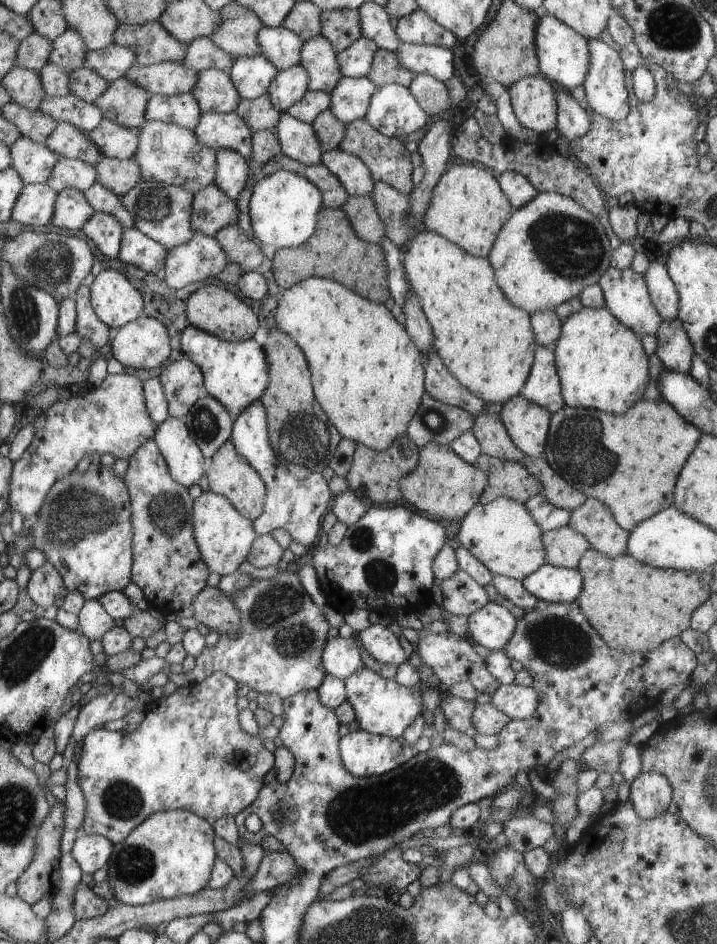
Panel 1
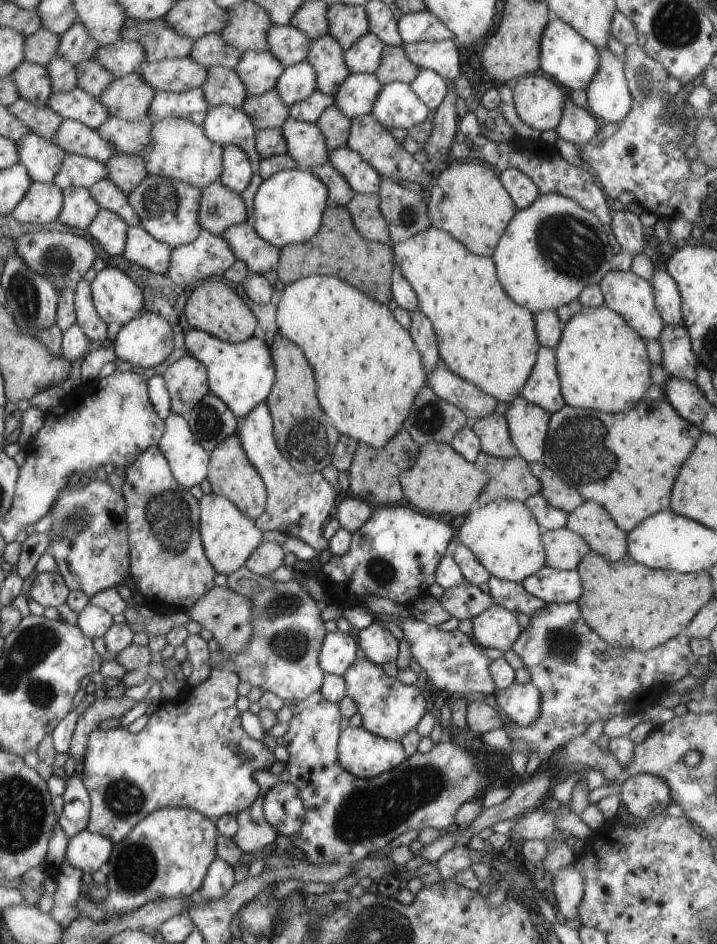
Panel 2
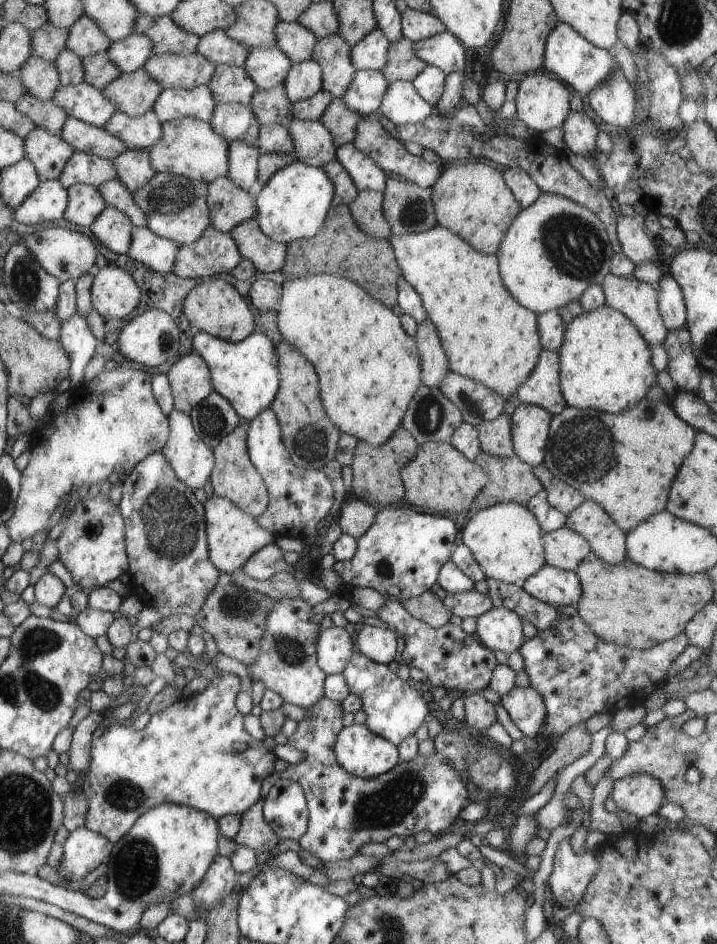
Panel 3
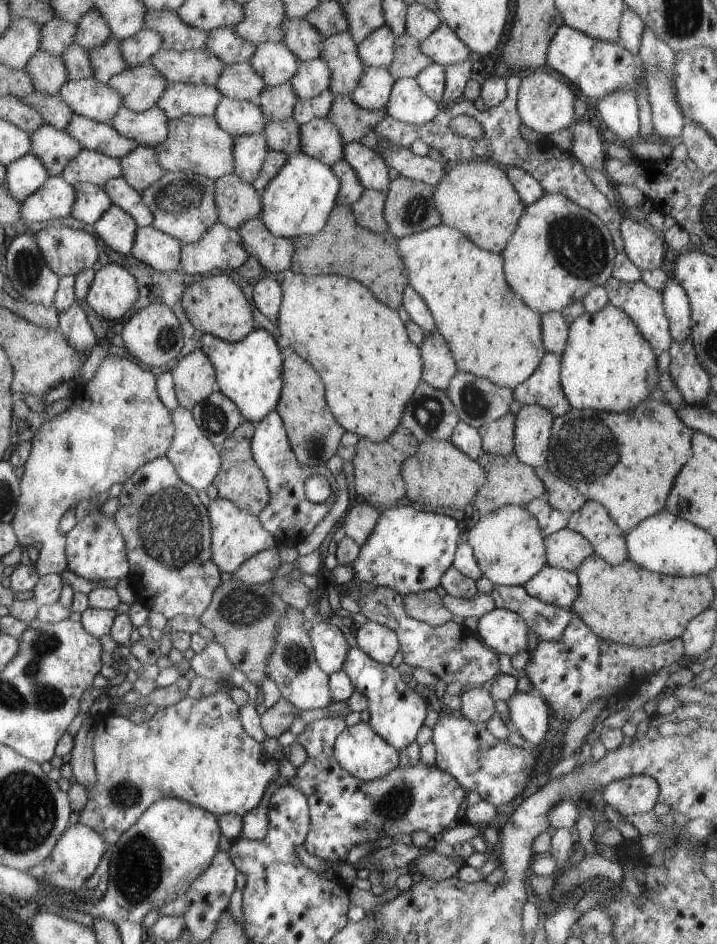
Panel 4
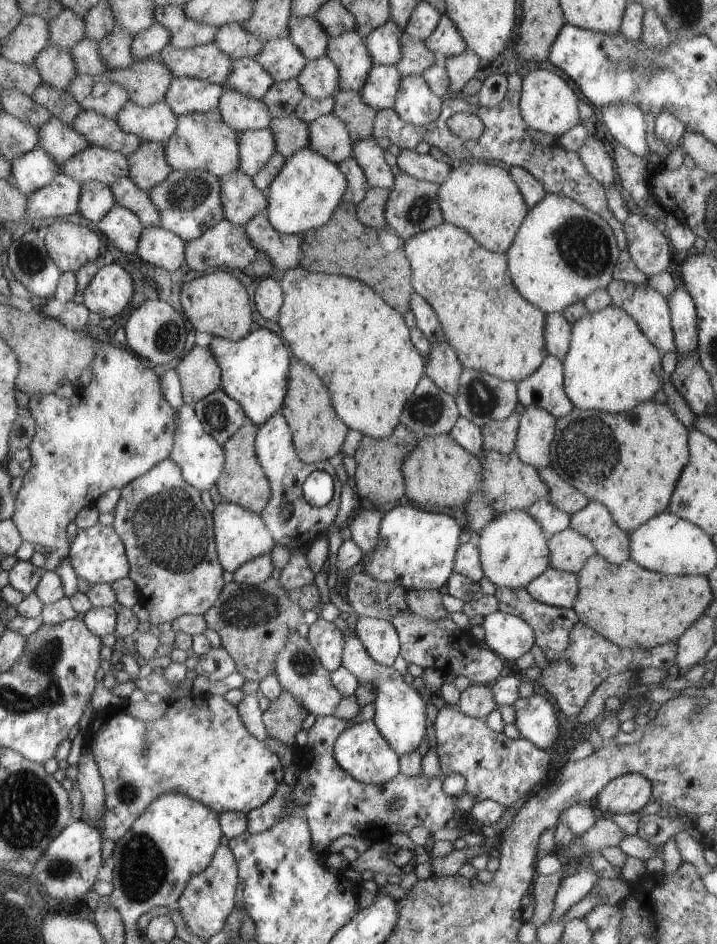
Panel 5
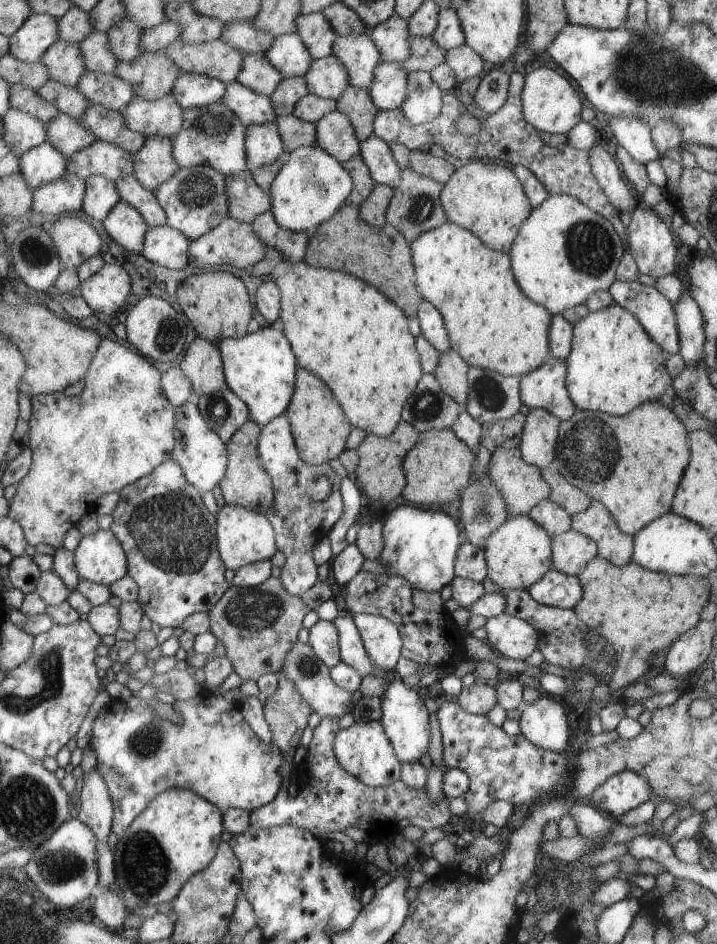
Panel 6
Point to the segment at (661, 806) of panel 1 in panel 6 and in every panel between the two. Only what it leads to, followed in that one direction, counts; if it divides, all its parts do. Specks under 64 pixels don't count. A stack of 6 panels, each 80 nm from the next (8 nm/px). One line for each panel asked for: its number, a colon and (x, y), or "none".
2: (646, 795)
3: (642, 795)
4: (636, 794)
5: (630, 793)
6: (621, 793)

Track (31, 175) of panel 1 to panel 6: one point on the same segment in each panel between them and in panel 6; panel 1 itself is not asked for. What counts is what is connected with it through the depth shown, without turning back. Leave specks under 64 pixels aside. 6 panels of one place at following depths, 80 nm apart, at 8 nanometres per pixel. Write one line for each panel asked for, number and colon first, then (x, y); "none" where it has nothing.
2: (42, 159)
3: (49, 152)
4: (56, 148)
5: (61, 140)
6: (67, 134)

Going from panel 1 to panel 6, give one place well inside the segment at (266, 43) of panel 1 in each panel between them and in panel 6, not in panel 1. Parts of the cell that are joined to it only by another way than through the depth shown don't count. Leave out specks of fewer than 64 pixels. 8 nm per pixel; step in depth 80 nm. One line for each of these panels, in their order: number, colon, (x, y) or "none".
2: (289, 45)
3: (297, 42)
4: (300, 36)
5: (307, 33)
6: (317, 33)

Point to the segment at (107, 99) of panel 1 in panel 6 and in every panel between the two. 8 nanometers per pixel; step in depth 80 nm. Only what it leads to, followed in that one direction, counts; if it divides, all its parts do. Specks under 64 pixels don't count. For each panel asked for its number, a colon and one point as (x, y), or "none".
2: (128, 98)
3: (134, 93)
4: (140, 87)
5: (147, 81)
6: (152, 75)

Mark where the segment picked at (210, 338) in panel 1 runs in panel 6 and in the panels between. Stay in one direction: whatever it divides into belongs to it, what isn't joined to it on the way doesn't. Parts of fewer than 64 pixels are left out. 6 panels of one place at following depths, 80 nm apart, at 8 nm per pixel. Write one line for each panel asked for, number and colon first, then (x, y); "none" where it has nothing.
2: (241, 374)
3: (245, 373)
4: (249, 372)
5: (255, 369)
6: (260, 368)

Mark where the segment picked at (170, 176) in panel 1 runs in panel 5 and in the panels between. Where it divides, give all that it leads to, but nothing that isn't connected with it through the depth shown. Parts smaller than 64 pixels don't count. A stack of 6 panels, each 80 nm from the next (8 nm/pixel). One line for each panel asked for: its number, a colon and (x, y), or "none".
2: (178, 149)
3: (188, 147)
4: (195, 144)
5: (203, 141)

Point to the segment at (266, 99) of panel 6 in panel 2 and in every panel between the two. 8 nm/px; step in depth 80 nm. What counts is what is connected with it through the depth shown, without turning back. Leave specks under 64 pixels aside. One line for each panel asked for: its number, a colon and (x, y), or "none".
2: (225, 125)
3: (235, 122)
4: (236, 116)
5: (241, 112)

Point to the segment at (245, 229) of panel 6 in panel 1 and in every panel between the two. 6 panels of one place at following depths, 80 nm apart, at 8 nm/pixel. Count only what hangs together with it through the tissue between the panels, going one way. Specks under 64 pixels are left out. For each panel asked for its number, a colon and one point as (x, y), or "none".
1: (202, 256)
2: (209, 255)
3: (214, 252)
4: (220, 248)
5: (227, 244)

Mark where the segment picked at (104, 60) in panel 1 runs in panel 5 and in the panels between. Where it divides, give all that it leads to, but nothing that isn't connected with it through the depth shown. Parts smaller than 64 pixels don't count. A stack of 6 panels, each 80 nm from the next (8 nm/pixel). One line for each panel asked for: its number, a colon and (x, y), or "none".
2: (122, 57)
3: (130, 54)
4: (138, 49)
5: (149, 43)

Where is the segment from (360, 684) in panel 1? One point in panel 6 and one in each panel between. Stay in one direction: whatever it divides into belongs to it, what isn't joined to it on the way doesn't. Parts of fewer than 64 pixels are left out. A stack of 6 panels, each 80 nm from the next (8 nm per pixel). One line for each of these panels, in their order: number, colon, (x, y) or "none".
2: (390, 709)
3: (394, 709)
4: (397, 713)
5: (400, 716)
6: (405, 719)

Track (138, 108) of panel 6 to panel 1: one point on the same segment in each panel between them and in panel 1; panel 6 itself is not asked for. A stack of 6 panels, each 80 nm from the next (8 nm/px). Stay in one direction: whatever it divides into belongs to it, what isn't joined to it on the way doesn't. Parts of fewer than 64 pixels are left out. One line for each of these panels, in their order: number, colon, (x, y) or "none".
1: (114, 141)
2: (129, 138)
3: (141, 132)
4: (150, 128)
5: (157, 123)

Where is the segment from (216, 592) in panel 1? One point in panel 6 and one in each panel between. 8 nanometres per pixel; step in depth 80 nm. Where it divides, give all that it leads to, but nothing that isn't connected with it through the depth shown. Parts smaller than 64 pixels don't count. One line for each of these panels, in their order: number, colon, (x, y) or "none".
2: (227, 615)
3: (235, 617)
4: (243, 618)
5: (254, 623)
6: (258, 626)

